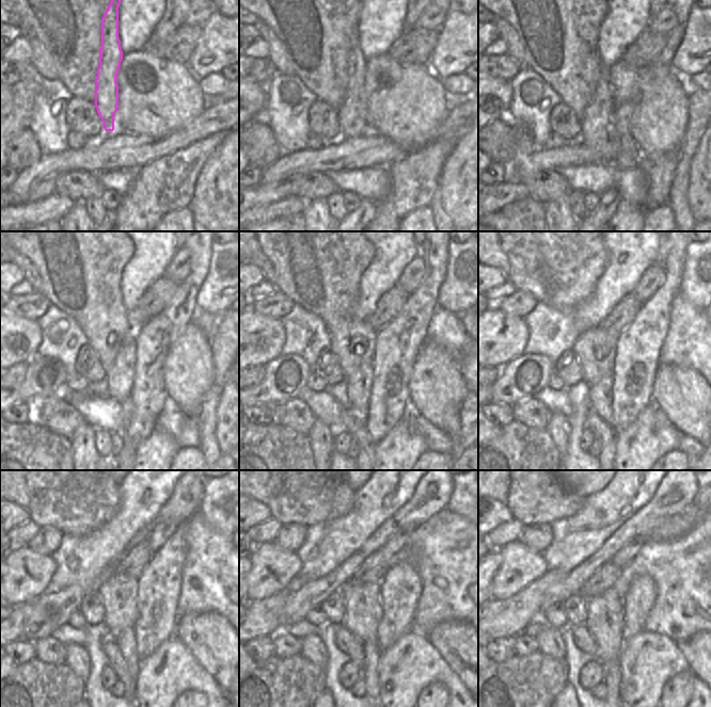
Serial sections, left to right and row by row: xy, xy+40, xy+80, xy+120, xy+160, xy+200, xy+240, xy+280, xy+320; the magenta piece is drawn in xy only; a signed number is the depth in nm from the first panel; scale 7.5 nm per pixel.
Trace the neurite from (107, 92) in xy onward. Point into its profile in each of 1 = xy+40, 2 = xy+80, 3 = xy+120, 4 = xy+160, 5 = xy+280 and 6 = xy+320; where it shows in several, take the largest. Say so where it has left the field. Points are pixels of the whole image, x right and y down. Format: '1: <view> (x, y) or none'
1: xy+40 (352, 113)
2: xy+80 (596, 124)
3: xy+120 (120, 379)
4: xy+160 (359, 383)
5: xy+280 (372, 652)
6: xy+320 (611, 670)

